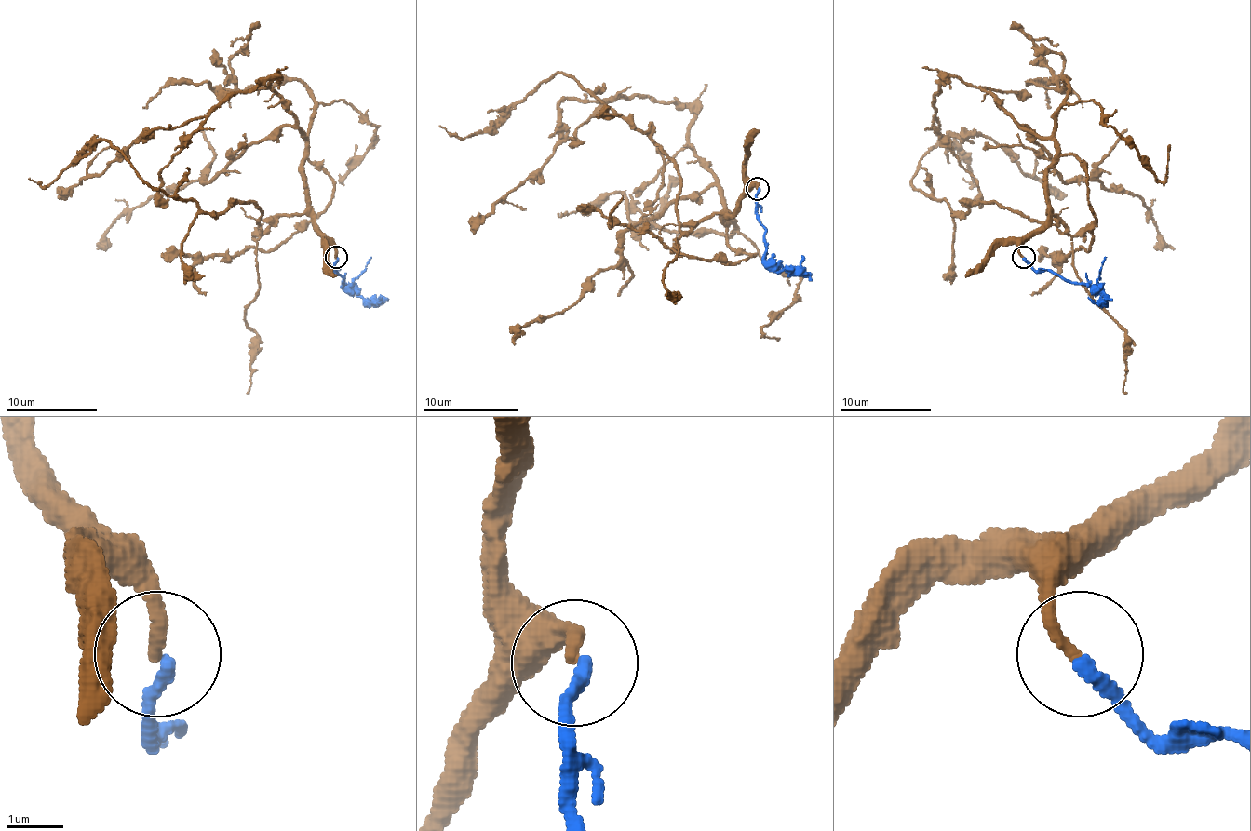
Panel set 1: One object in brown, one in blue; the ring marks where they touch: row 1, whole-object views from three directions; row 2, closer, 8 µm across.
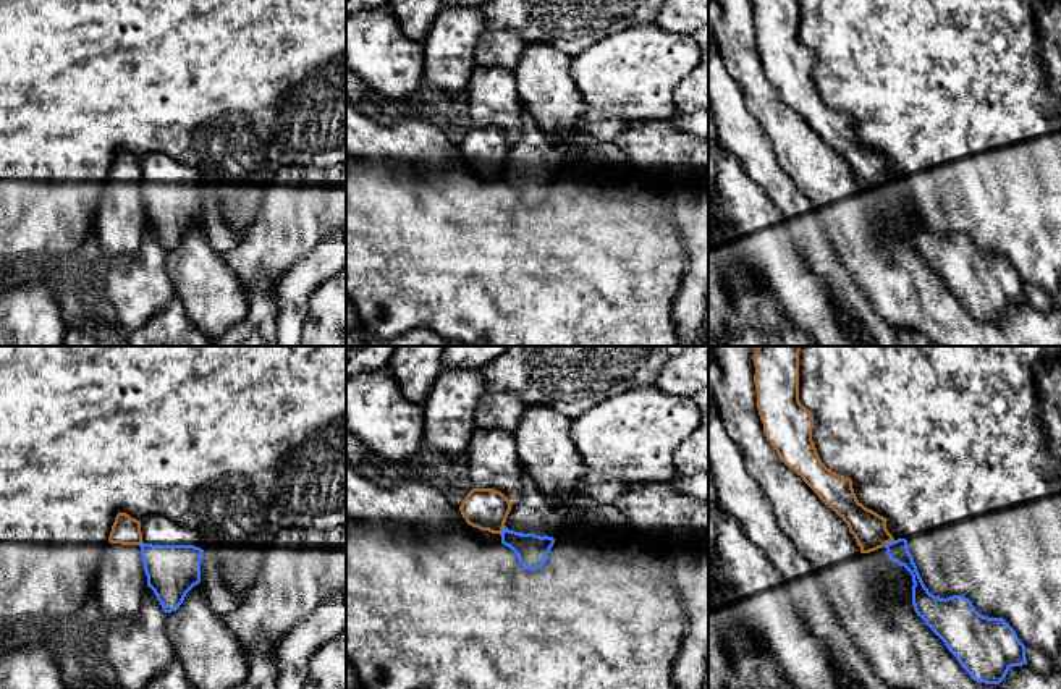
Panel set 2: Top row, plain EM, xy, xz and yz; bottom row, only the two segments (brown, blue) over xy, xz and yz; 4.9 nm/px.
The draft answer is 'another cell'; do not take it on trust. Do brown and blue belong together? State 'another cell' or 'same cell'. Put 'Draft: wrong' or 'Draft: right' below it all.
another cell
Draft: right

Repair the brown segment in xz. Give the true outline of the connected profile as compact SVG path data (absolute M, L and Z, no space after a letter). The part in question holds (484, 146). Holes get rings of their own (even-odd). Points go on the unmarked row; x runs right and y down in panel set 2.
M472 126L459 149L469 162L469 170L484 183L500 183L511 139L493 126Z

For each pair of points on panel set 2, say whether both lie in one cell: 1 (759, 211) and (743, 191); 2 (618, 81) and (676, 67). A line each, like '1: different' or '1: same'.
1: same
2: same

